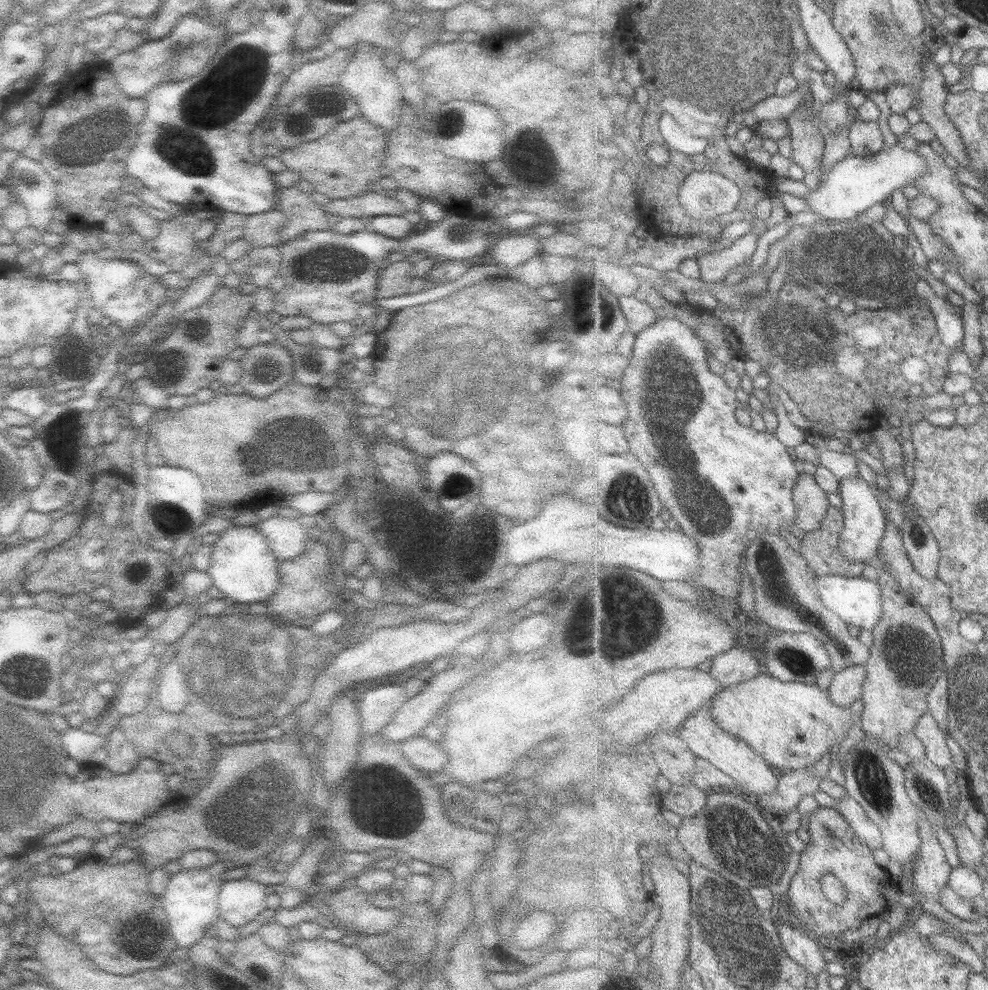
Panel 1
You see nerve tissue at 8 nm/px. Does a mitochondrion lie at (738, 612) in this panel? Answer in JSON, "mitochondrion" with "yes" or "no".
{"mitochondrion":"no"}

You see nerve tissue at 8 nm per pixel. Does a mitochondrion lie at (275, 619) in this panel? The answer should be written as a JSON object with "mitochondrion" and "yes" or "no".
{"mitochondrion":"no"}

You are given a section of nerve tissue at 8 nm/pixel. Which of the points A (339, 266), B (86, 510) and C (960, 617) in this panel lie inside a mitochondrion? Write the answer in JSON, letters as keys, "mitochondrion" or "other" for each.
{"A":"mitochondrion","B":"other","C":"other"}

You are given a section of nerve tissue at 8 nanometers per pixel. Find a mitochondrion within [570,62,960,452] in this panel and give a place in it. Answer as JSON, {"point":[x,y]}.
{"point":[856,263]}

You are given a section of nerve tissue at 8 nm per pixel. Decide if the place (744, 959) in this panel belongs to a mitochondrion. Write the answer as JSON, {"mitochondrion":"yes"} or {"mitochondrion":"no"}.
{"mitochondrion":"yes"}

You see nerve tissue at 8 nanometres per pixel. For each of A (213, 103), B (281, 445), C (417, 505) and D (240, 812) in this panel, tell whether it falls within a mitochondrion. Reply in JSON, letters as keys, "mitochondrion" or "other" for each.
{"A":"mitochondrion","B":"mitochondrion","C":"other","D":"mitochondrion"}

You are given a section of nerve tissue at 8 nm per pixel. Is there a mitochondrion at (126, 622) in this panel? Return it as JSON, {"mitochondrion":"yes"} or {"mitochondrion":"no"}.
{"mitochondrion":"no"}

